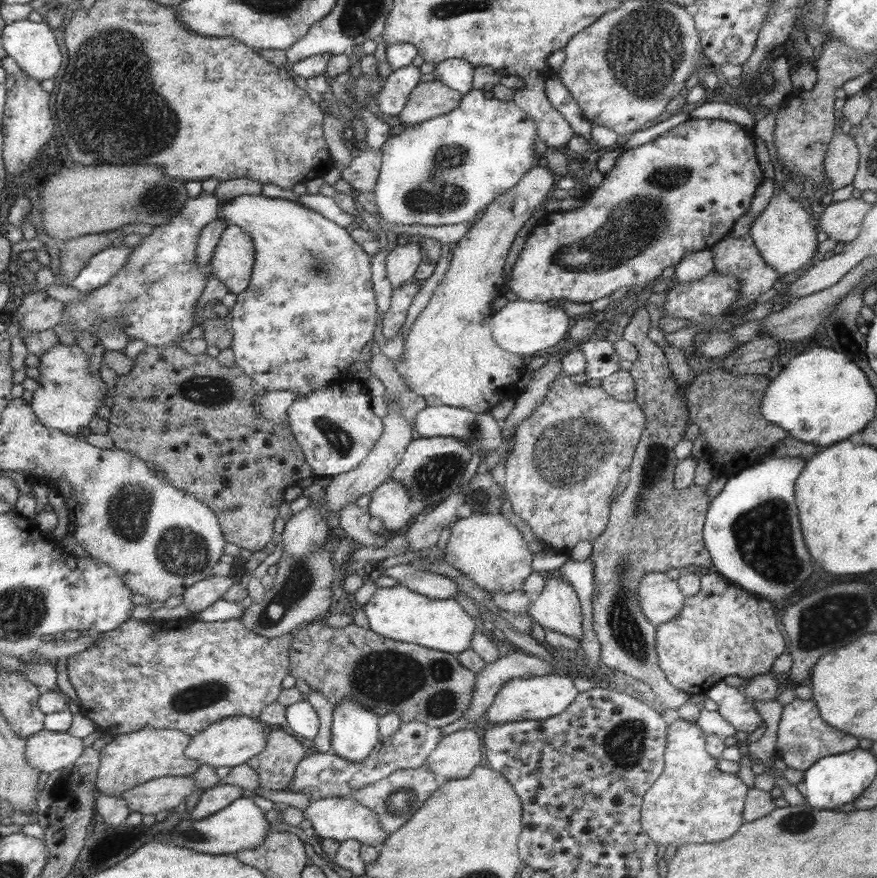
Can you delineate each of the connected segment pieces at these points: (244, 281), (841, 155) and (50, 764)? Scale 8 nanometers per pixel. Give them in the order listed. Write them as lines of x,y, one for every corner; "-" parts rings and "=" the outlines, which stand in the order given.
229,224
214,249
211,274
232,294
244,293
249,289
256,252
250,235
240,226
=
849,134
834,135
823,166
834,190
852,184
854,176
857,176
857,171
860,169
860,151
856,139
=
42,730
28,739
27,758
32,767
44,772
73,766
85,754
83,738
68,733

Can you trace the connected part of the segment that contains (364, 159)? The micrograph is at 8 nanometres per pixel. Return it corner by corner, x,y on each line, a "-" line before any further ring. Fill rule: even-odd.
367,149
360,156
353,158
349,166
335,164
335,169
340,171
342,179
352,185
356,191
373,192
376,187
381,165
383,151
380,149

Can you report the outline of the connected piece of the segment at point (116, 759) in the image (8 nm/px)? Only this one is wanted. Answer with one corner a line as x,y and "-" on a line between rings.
140,729
130,734
115,736
114,740
101,751
103,764
98,781
100,794
121,797
130,789
155,778
192,776
200,768
201,763
185,755
185,749
191,740
193,738
189,734
176,729

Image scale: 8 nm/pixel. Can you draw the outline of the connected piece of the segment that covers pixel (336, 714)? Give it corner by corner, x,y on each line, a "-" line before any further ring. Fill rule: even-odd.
352,700
333,706
329,753
349,762
364,761
378,745
378,714

